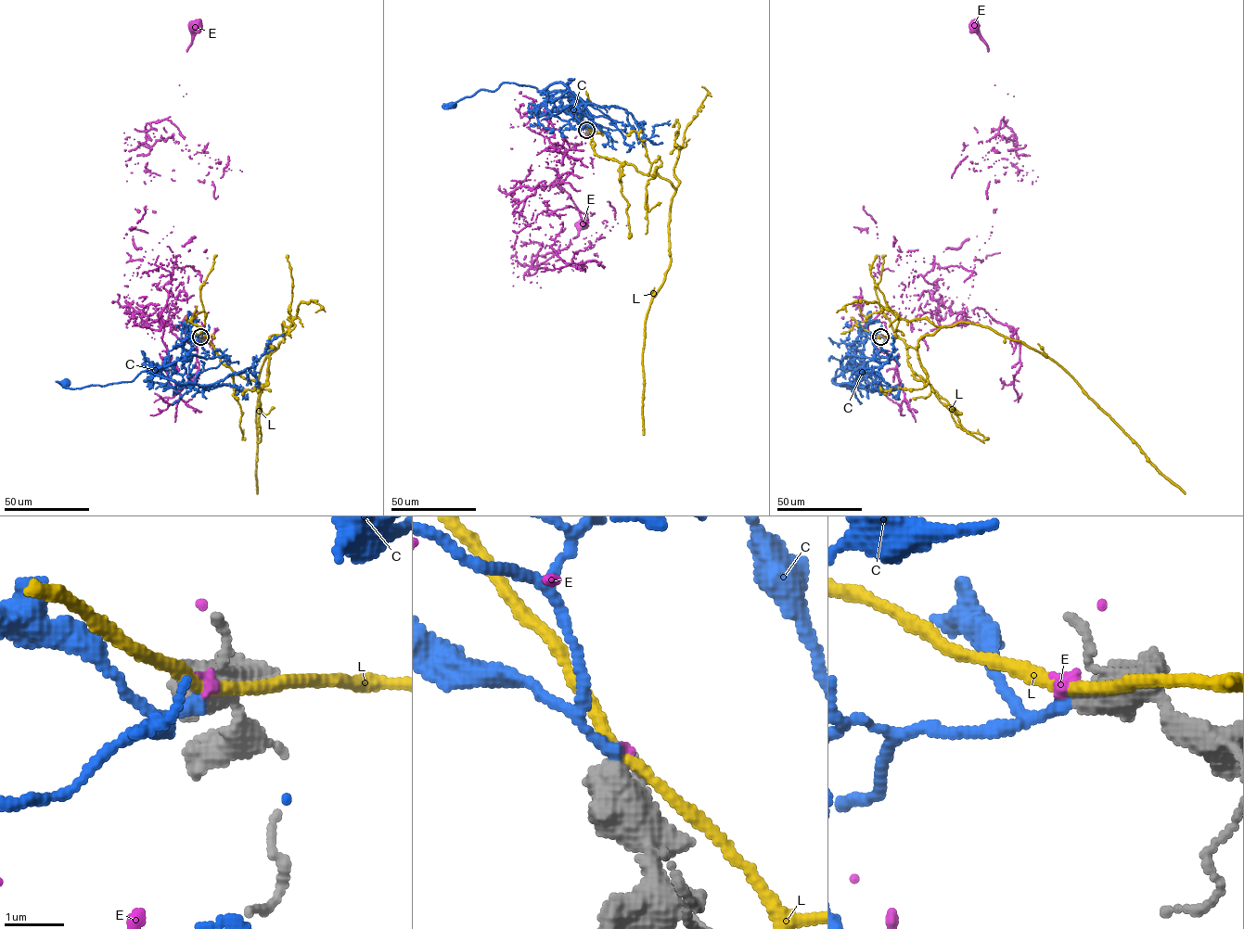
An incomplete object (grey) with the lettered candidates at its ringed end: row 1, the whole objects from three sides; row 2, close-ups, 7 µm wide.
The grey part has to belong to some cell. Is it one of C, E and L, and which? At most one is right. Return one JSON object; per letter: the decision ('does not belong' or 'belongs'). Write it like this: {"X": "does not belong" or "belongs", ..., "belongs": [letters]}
{"C": "belongs", "E": "does not belong", "L": "does not belong", "belongs": ["C"]}

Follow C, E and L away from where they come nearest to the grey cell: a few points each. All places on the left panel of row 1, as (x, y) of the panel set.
C: (200, 337), (169, 350), (154, 374), (150, 369), (107, 385), (65, 384)
E: (200, 337), (179, 308), (147, 328), (124, 298), (142, 260), (214, 198), (215, 159), (166, 119), (197, 26)
L: (200, 337), (223, 363), (266, 385), (269, 337), (289, 329), (284, 322), (284, 338), (259, 378), (257, 493)

